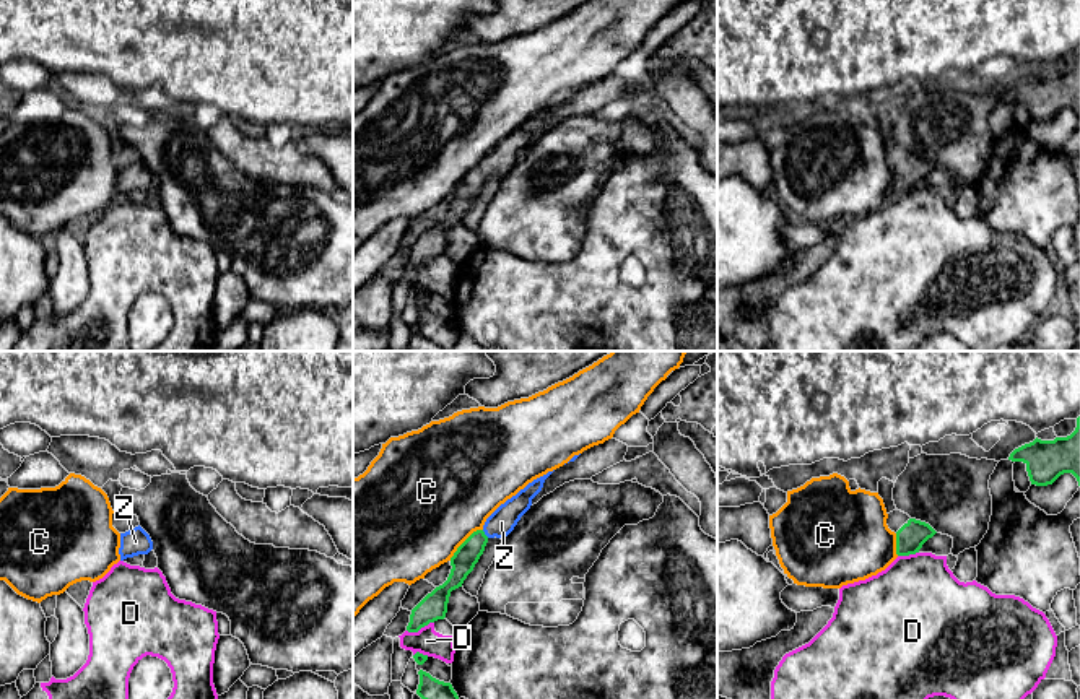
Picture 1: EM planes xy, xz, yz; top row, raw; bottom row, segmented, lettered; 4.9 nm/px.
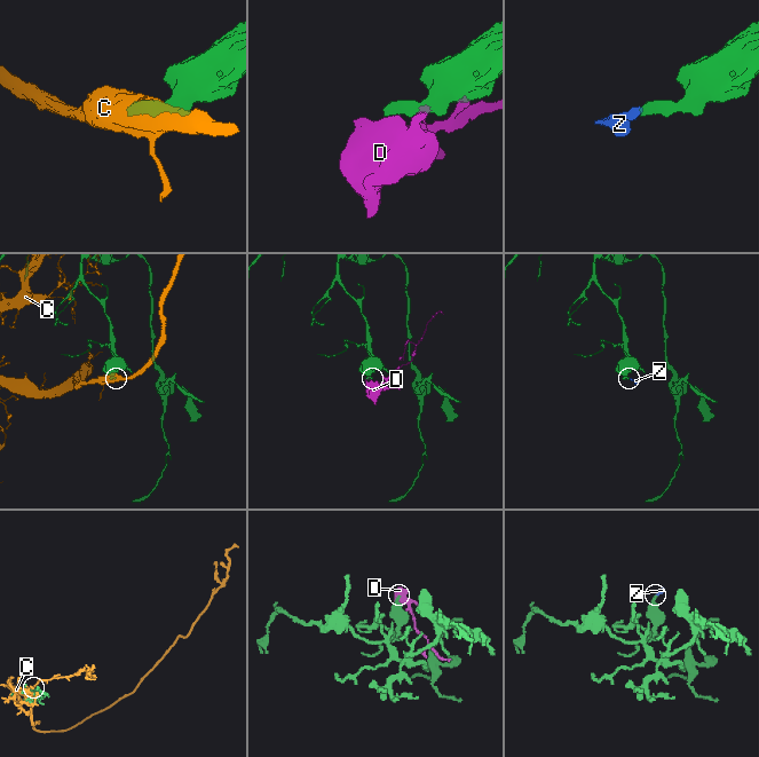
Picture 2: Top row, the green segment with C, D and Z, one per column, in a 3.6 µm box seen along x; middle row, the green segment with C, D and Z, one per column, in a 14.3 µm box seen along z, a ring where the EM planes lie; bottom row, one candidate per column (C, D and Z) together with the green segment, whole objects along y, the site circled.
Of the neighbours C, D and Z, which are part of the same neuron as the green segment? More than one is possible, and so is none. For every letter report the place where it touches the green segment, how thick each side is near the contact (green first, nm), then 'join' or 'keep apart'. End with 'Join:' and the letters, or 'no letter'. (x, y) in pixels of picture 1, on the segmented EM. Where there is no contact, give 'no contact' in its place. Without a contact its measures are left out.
C: meets green in xz at (464, 542); 120 nm thick on the green side, 500 nm on the other; keep apart
D: meets green in xz at (420, 628); 140 nm thick on the green side, 140 nm on the other; keep apart
Z: meets green in xz at (483, 534); 120 nm thick on the green side, 140 nm on the other; join
Join: Z

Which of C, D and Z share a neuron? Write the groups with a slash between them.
C / D / Z

